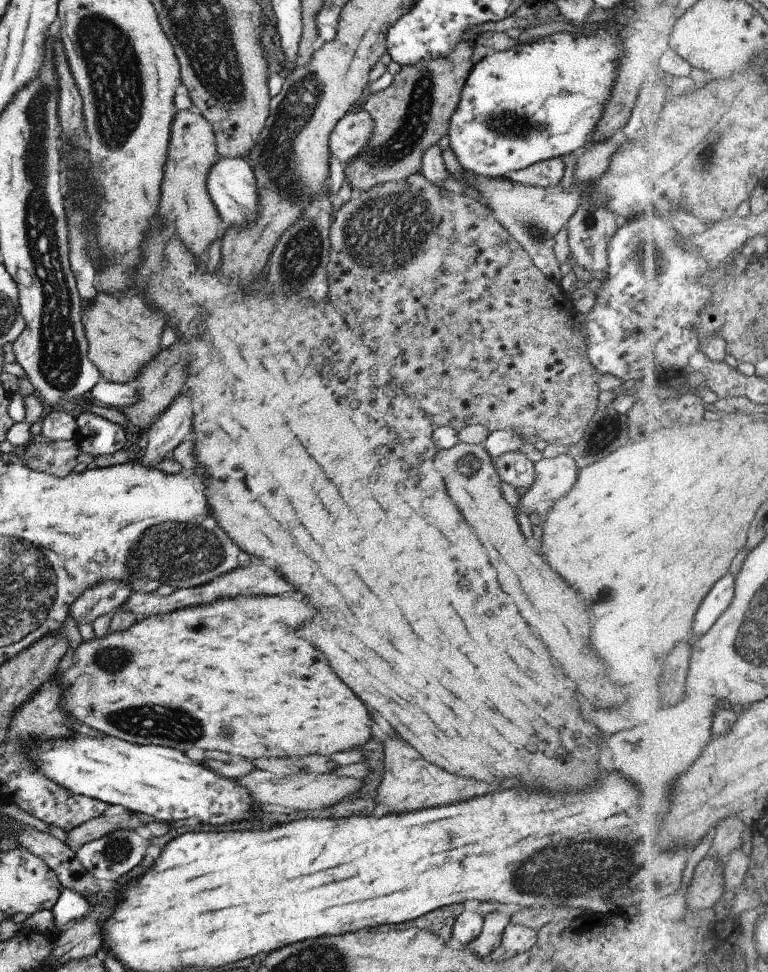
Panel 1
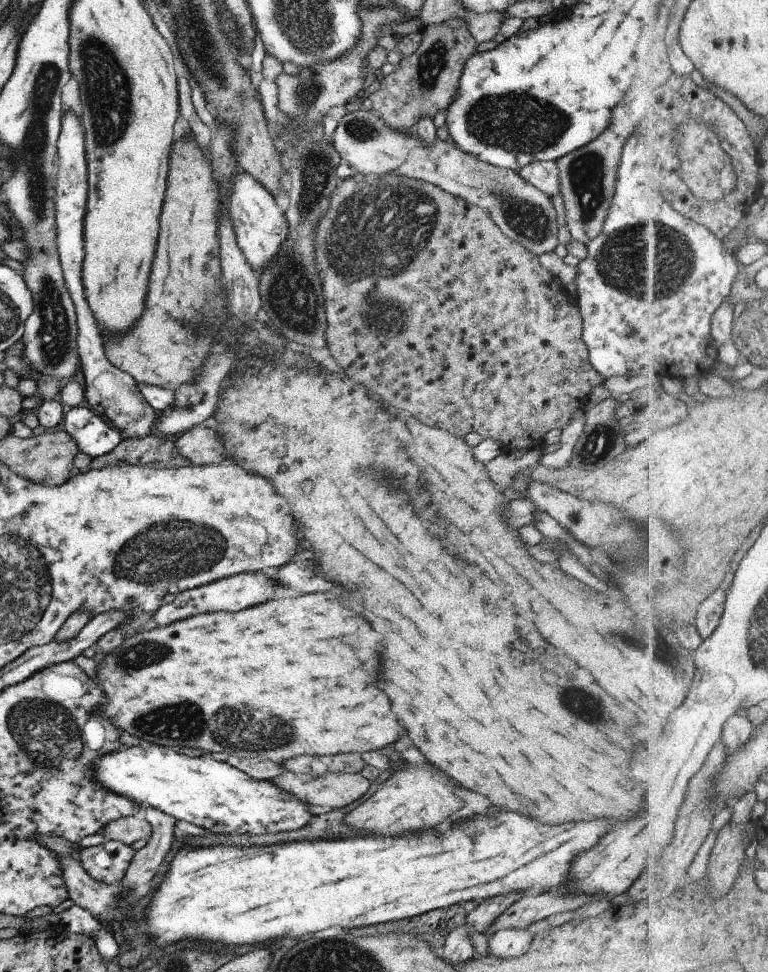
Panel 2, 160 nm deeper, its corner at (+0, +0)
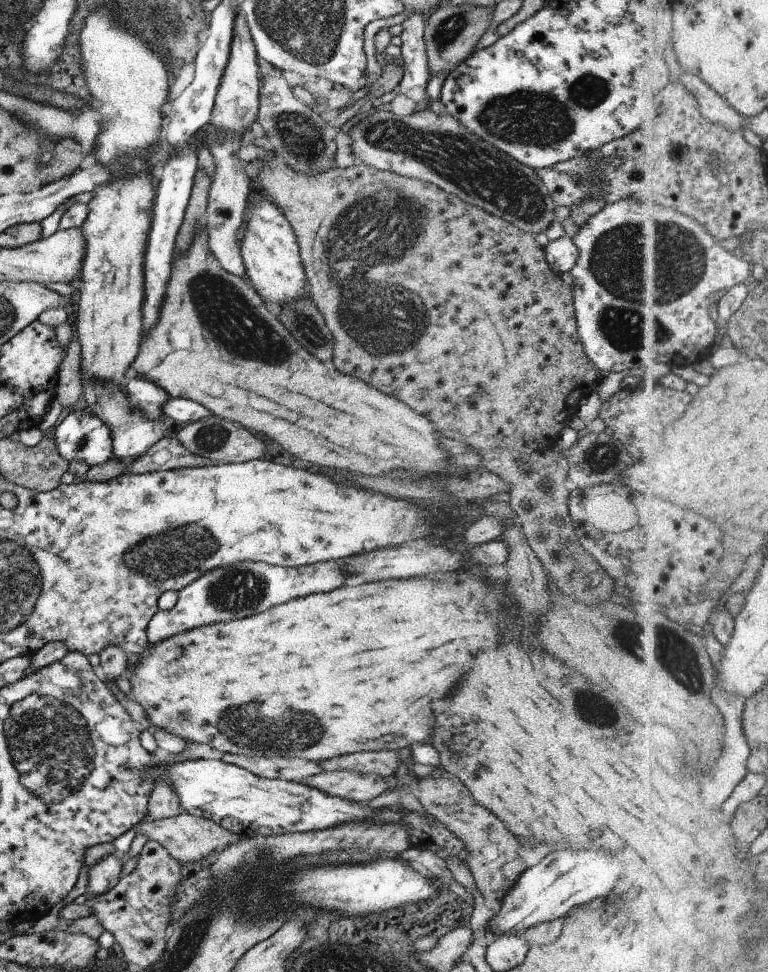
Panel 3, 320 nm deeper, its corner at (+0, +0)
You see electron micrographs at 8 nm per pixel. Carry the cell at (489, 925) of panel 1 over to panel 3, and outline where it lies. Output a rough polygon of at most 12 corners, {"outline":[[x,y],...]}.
{"outline":[[422,778],[417,801],[465,852],[481,897],[526,870],[521,844],[457,778]]}

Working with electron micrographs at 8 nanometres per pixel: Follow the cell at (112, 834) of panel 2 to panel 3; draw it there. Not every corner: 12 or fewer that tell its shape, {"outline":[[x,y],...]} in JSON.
{"outline":[[185,812],[139,822],[135,834],[184,864],[229,844],[227,832]]}

